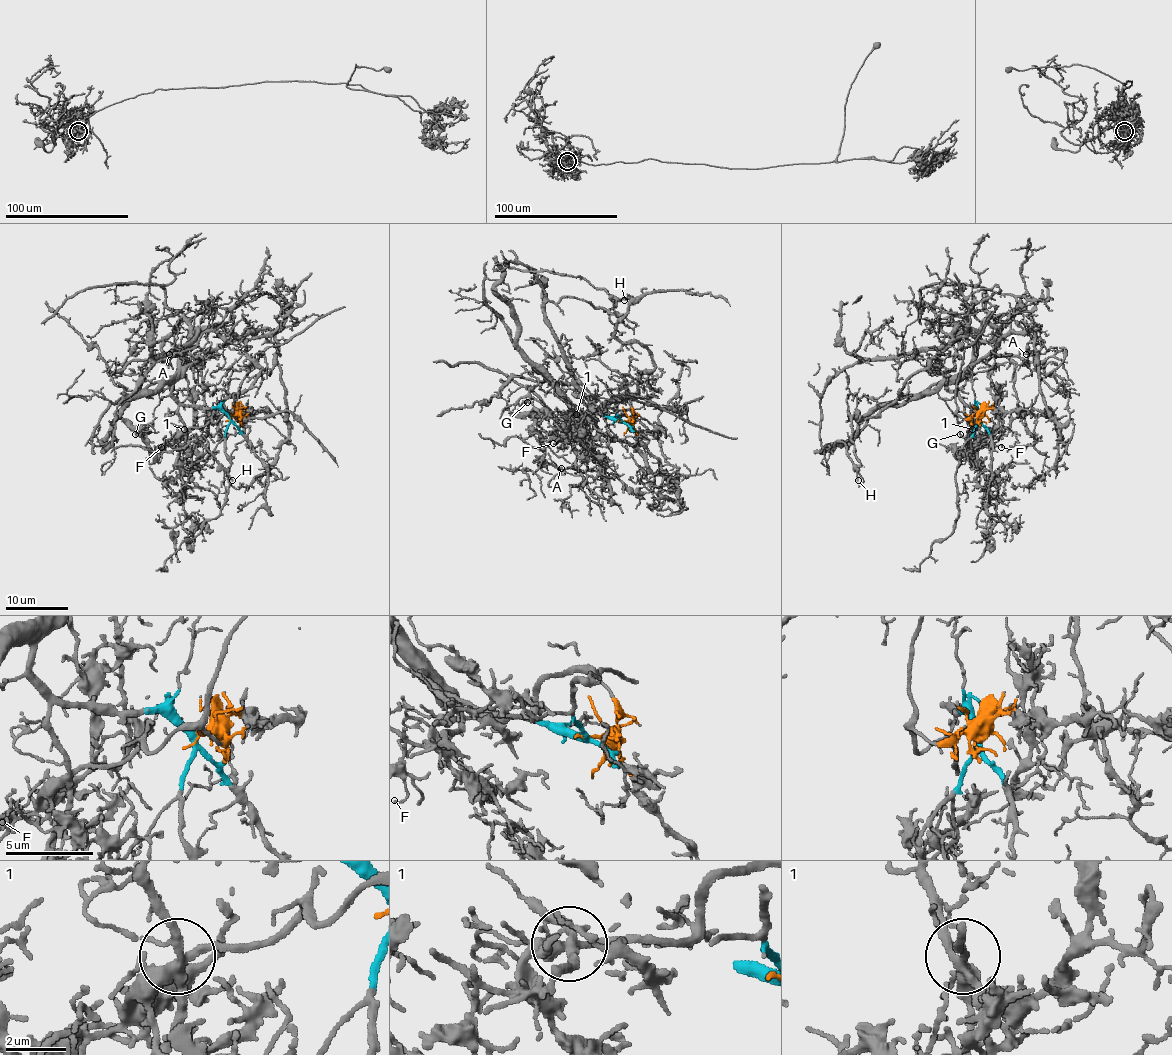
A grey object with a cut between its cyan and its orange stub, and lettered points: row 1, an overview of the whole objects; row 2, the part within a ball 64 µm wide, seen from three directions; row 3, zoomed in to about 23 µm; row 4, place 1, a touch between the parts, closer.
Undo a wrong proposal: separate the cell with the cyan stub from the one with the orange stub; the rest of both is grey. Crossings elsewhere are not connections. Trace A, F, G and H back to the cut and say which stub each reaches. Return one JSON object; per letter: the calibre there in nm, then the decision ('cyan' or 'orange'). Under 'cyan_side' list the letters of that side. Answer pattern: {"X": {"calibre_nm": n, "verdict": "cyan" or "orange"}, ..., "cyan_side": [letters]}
{"A": {"calibre_nm": 140, "verdict": "cyan"}, "F": {"calibre_nm": 100, "verdict": "orange"}, "G": {"calibre_nm": 170, "verdict": "orange"}, "H": {"calibre_nm": 110, "verdict": "cyan"}, "cyan_side": ["A", "H"]}

